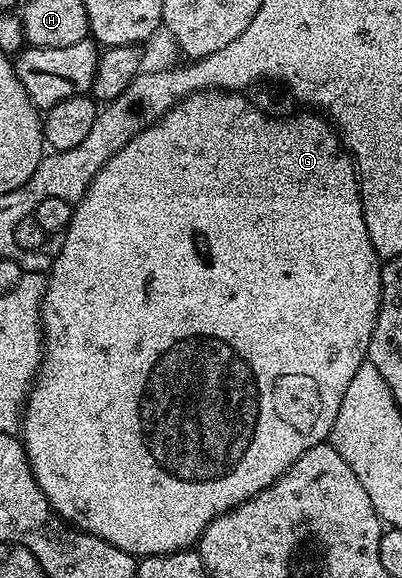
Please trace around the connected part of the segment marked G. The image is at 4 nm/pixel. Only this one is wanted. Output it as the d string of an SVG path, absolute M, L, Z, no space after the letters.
M198 91L198 92L197 92L197 93L195 93L195 95L190 95L190 96L189 96L189 97L188 97L188 98L186 98L186 99L183 99L183 100L181 100L181 101L180 101L180 102L179 102L179 103L178 103L178 104L176 104L176 105L175 105L175 107L173 107L173 108L172 108L172 110L171 110L171 111L166 111L166 112L165 112L165 113L164 113L164 114L162 114L162 118L160 118L160 119L157 119L157 121L156 121L156 122L155 122L155 123L153 123L153 124L152 124L152 125L148 125L148 126L147 126L147 127L145 127L145 129L144 129L144 130L142 130L142 131L141 131L141 132L140 132L140 133L136 133L136 137L132 137L132 141L128 141L128 145L124 145L124 149L120 149L120 150L119 150L119 151L118 151L118 152L116 152L116 154L115 154L115 155L113 155L113 156L112 156L112 157L111 157L111 159L109 159L109 160L108 160L108 162L106 162L106 163L105 163L105 165L103 165L103 166L102 166L102 168L101 168L101 169L100 169L100 173L96 173L96 177L95 177L95 178L94 178L94 180L93 180L93 181L92 181L92 185L88 185L88 189L87 189L87 190L86 190L86 192L85 192L85 193L84 193L84 197L83 197L83 198L82 198L82 199L79 199L79 200L78 200L78 202L77 202L77 204L76 204L76 206L75 206L75 207L74 207L74 212L73 212L73 213L72 213L72 217L71 217L71 218L70 218L70 223L69 223L69 224L68 224L68 226L66 226L66 229L65 229L65 232L64 232L64 234L63 234L63 235L62 235L62 236L61 236L61 239L60 239L60 242L62 242L62 248L60 248L60 249L59 249L59 251L58 251L58 256L56 256L56 257L55 257L55 259L54 259L54 264L52 264L52 265L51 265L51 267L50 267L50 271L49 271L49 270L48 270L48 278L47 278L47 280L46 280L46 292L45 292L45 293L43 293L43 295L42 295L42 337L43 337L43 340L44 340L44 350L43 350L43 353L42 353L42 365L41 365L41 367L39 367L39 368L38 368L38 373L37 373L37 376L36 376L36 382L35 382L35 383L34 383L34 384L33 384L33 387L32 387L32 390L31 390L31 392L30 392L30 394L29 394L29 396L28 396L28 398L27 398L27 401L26 401L26 406L25 406L25 408L24 408L24 414L23 414L23 417L22 417L22 422L21 422L21 424L20 424L20 438L21 438L21 440L22 440L22 448L23 448L23 449L24 449L24 450L25 450L25 451L26 451L26 456L27 456L27 457L28 457L28 461L29 461L29 462L30 462L30 468L31 468L31 469L32 469L32 473L33 473L33 474L34 474L34 476L35 476L35 477L36 477L36 481L37 481L37 482L38 482L38 484L39 484L39 485L40 485L40 489L41 489L41 490L42 490L42 491L43 491L43 493L44 493L44 494L46 494L46 499L47 499L47 500L48 500L48 501L49 501L49 503L50 503L50 507L51 507L51 509L52 509L52 510L54 510L54 511L55 511L55 513L56 513L56 514L57 514L57 515L59 515L59 516L60 516L60 518L62 518L62 519L63 519L63 520L64 520L64 521L65 521L65 522L66 522L66 523L67 523L67 524L69 524L69 526L70 526L70 527L71 527L71 528L74 528L74 529L77 529L77 530L80 530L80 531L86 531L86 532L88 532L88 533L89 533L89 535L95 535L95 536L96 536L96 537L100 537L100 538L101 538L101 539L102 539L102 540L103 540L103 541L104 541L104 542L106 542L106 543L107 543L107 544L108 544L108 545L116 545L116 549L120 549L120 550L121 550L121 551L123 551L123 552L124 552L124 553L128 553L128 554L129 554L129 555L132 555L132 556L135 556L135 557L145 557L145 556L147 556L147 555L167 555L167 554L168 554L168 553L172 553L172 552L173 552L173 551L185 551L185 550L187 550L187 549L190 549L190 548L193 548L193 547L194 547L194 546L195 546L195 544L197 544L197 542L198 542L198 539L199 539L199 538L200 538L200 536L202 536L202 534L203 534L203 533L204 533L204 529L205 529L205 528L206 528L206 527L207 527L207 525L208 525L208 524L210 524L210 522L212 522L212 521L213 521L213 520L214 520L214 519L215 519L215 518L216 518L216 517L220 517L220 516L221 516L221 515L223 515L223 514L224 514L224 513L228 513L228 512L229 512L229 511L230 511L230 510L231 510L231 509L233 509L233 507L239 507L239 505L240 505L240 504L241 504L241 503L243 503L243 502L244 502L244 501L248 501L248 500L249 500L249 499L250 499L250 498L252 498L252 497L253 497L253 495L255 495L255 494L256 494L256 493L260 493L260 492L261 492L261 491L263 491L263 490L264 490L264 489L268 489L268 485L272 485L272 484L273 484L273 483L274 483L274 482L276 482L276 480L277 480L277 479L279 479L279 477L280 477L280 476L282 476L282 475L283 475L283 473L285 473L285 471L287 471L287 470L288 470L288 468L289 468L289 467L291 467L291 466L292 466L292 465L293 465L293 464L294 464L294 463L295 463L295 462L296 462L296 461L297 461L297 460L298 460L298 458L299 458L299 457L301 457L301 455L302 455L302 454L303 454L303 453L305 453L305 451L307 451L307 450L308 450L308 449L312 449L312 448L313 448L313 447L315 447L315 446L316 446L316 445L320 445L320 444L321 444L321 443L325 443L325 442L327 442L327 440L329 440L329 437L330 437L330 430L331 430L331 429L332 429L332 425L333 425L333 424L334 424L334 422L335 422L335 421L336 421L336 413L340 413L340 401L344 401L344 389L348 389L348 381L352 381L352 377L356 377L356 369L360 369L360 365L361 365L361 364L362 364L362 363L364 363L364 362L367 362L367 359L368 359L368 356L367 356L367 353L366 353L366 350L367 350L367 349L368 349L368 345L369 345L369 344L370 344L370 338L371 338L371 337L372 337L372 329L373 329L373 328L374 328L374 326L375 326L375 325L376 325L376 317L377 317L377 316L378 316L378 306L379 306L379 305L380 305L380 277L381 277L381 276L382 276L382 263L381 263L381 262L380 262L380 260L379 260L379 258L378 258L378 254L376 254L376 253L375 253L375 252L374 252L374 246L373 246L373 245L372 245L372 241L371 241L371 240L370 240L370 238L369 238L369 237L368 237L368 229L367 229L367 228L366 228L366 226L365 226L365 225L364 225L364 213L363 213L363 212L362 212L362 194L360 194L360 192L359 192L359 191L358 191L358 172L357 172L357 170L356 170L356 168L355 168L355 166L354 166L354 160L353 160L353 158L352 158L352 156L351 156L351 154L350 154L350 152L349 152L349 150L347 150L347 148L345 148L345 147L343 147L343 145L342 145L342 141L341 141L341 139L339 139L339 138L338 138L338 132L337 132L337 130L335 130L335 128L334 128L334 127L333 127L333 126L332 126L332 124L331 124L331 122L330 122L330 120L329 120L329 119L327 119L327 118L325 118L325 117L323 117L323 116L322 116L322 115L321 115L321 114L318 114L318 113L306 113L306 114L310 114L310 115L294 115L294 116L292 116L292 117L291 117L291 119L290 119L290 120L288 120L288 121L287 121L287 123L285 123L285 121L284 121L284 120L285 120L285 118L282 118L282 117L279 117L279 118L270 118L270 117L269 117L269 116L268 116L268 115L266 115L266 114L265 114L265 113L264 113L264 112L262 112L262 111L259 111L259 110L258 110L258 108L257 108L257 107L255 107L255 104L254 104L254 103L253 103L253 102L251 102L251 100L250 100L250 99L249 99L249 101L248 101L248 100L246 100L246 99L245 99L245 98L246 98L246 97L247 97L247 96L246 96L246 95L245 95L245 94L242 94L242 93L235 93L235 92L232 92L232 91Z

